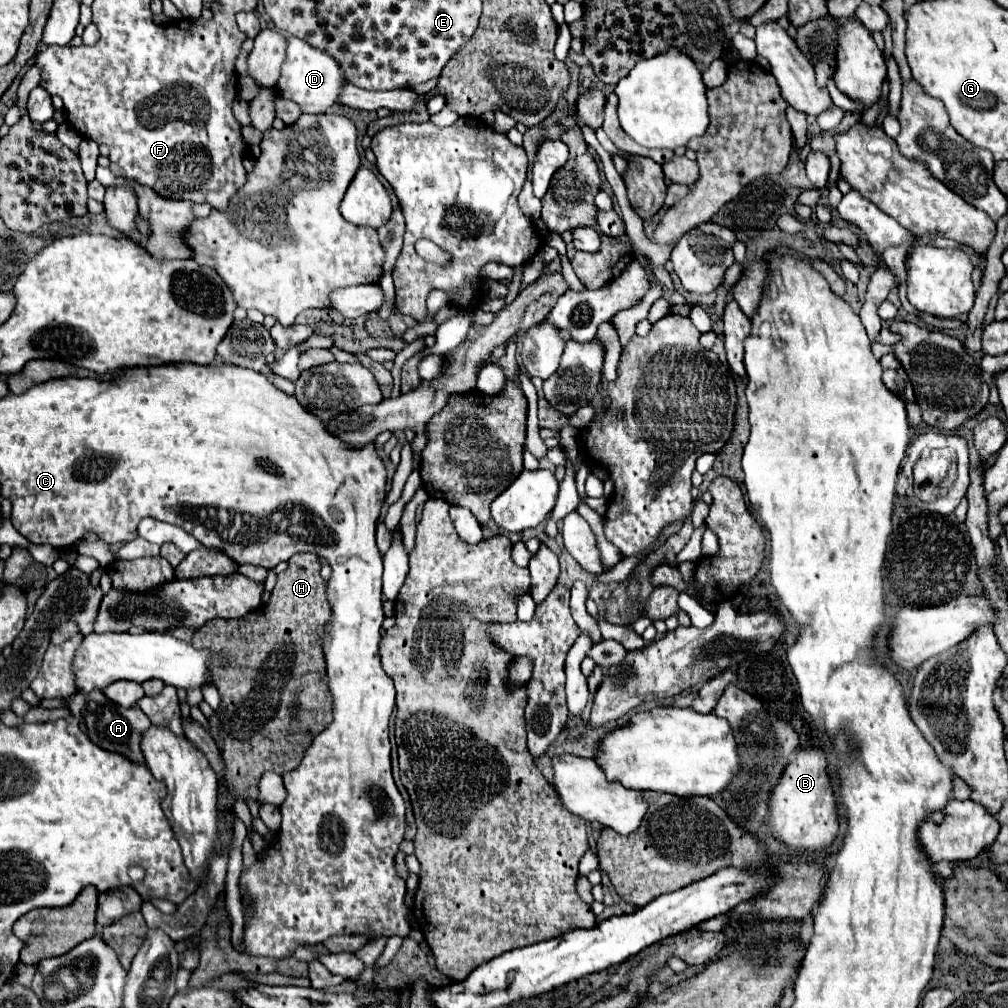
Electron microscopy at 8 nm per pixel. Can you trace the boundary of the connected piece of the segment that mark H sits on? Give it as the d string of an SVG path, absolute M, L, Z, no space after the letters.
M294 554L290 558L290 568L278 574L276 588L272 592L272 600L236 620L210 620L202 628L194 632L194 646L212 646L212 650L230 650L230 670L226 674L218 674L218 692L222 696L222 710L214 714L210 720L212 736L222 752L226 762L226 786L230 796L218 796L218 850L222 850L222 842L232 840L232 832L226 832L222 822L222 812L228 806L234 806L236 796L256 798L258 796L258 780L264 772L272 770L284 774L294 770L302 760L302 754L310 746L312 738L320 734L332 718L332 698L326 686L326 662L322 654L322 626L330 620L330 606L326 602L326 582L320 576L320 562L316 554Z

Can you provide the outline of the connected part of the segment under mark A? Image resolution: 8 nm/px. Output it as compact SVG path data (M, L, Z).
M92 690L92 692L76 692L74 696L70 696L68 698L68 708L74 714L74 718L78 718L80 730L86 732L86 736L94 744L98 744L104 750L122 754L136 764L144 764L144 754L140 750L140 740L142 740L142 734L146 732L146 728L150 728L152 724L150 724L148 716L138 706L132 706L132 708L116 706L100 690Z

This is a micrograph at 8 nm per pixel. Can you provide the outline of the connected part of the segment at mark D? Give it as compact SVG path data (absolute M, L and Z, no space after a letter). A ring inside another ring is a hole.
M290 36L286 42L288 42L286 58L284 58L284 64L282 64L280 80L276 84L278 94L292 100L292 102L296 102L296 104L300 104L302 112L306 112L306 114L326 112L330 106L336 104L342 82L346 82L340 66L326 52L314 50L310 44L302 42L296 36Z

